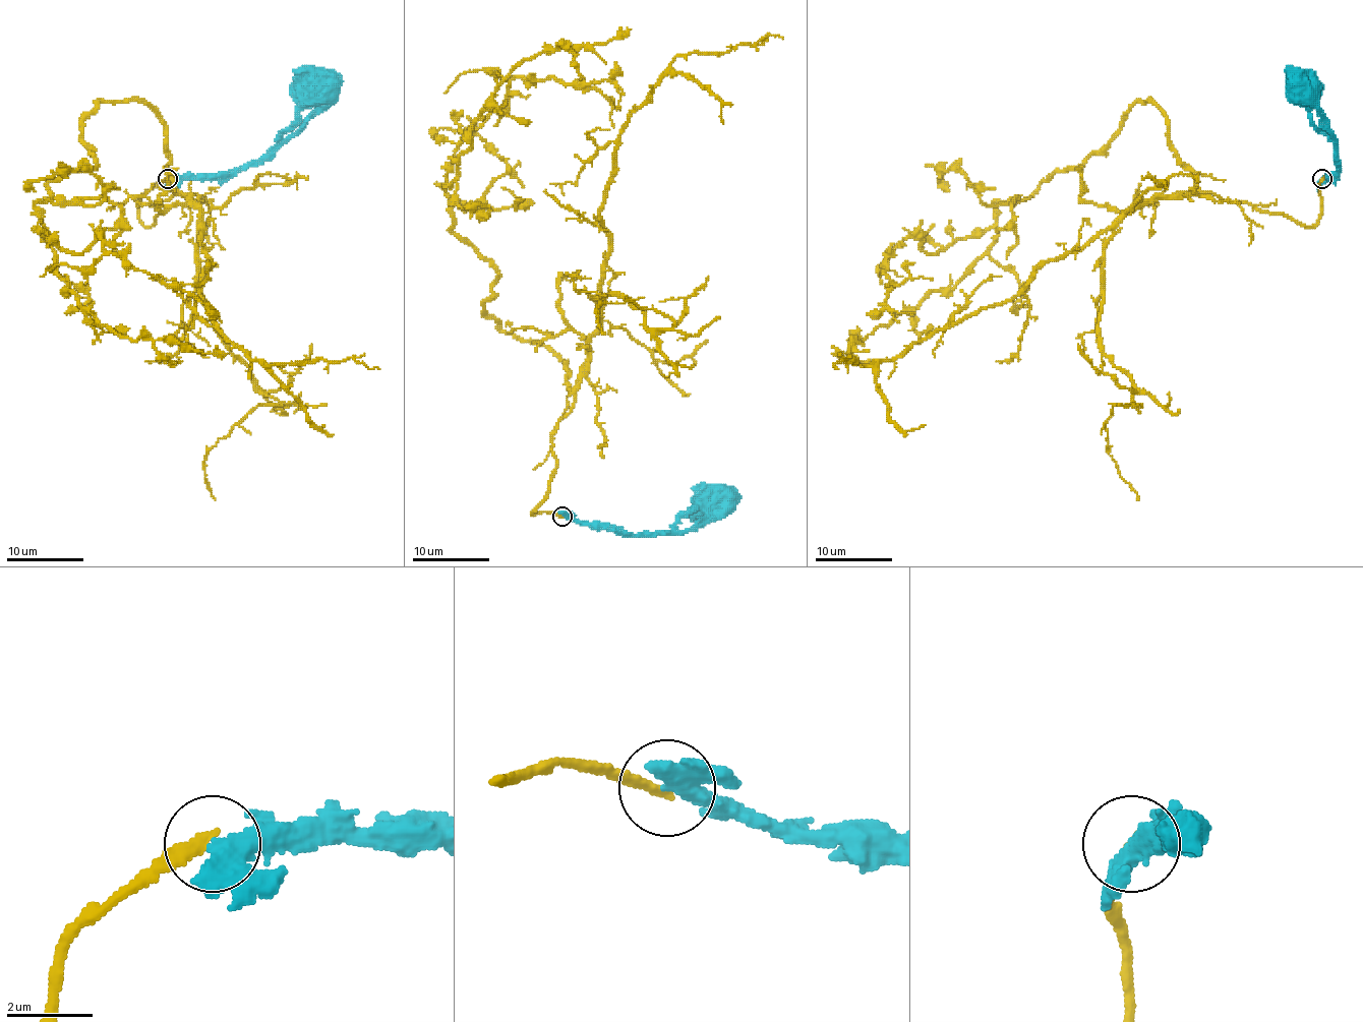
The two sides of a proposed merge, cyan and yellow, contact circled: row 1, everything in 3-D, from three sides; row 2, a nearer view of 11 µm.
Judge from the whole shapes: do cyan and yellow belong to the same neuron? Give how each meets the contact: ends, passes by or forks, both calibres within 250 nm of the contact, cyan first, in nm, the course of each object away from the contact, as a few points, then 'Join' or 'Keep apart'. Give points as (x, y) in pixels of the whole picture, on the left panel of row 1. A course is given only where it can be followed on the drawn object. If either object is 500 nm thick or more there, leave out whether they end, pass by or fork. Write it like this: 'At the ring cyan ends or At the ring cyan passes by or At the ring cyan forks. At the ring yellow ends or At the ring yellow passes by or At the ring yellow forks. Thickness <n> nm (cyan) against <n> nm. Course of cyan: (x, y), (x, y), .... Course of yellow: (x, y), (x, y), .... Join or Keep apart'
At the ring cyan passes by. At the ring yellow ends. Thickness 400 nm (cyan) against 240 nm. Course of cyan: (168, 179), (215, 178), (253, 166), (295, 120), (297, 101), (310, 84), (318, 84). Course of yellow: (166, 179), (144, 226), (176, 191), (166, 123), (99, 101), (96, 164), (35, 215), (103, 326), (227, 353). Keep apart

